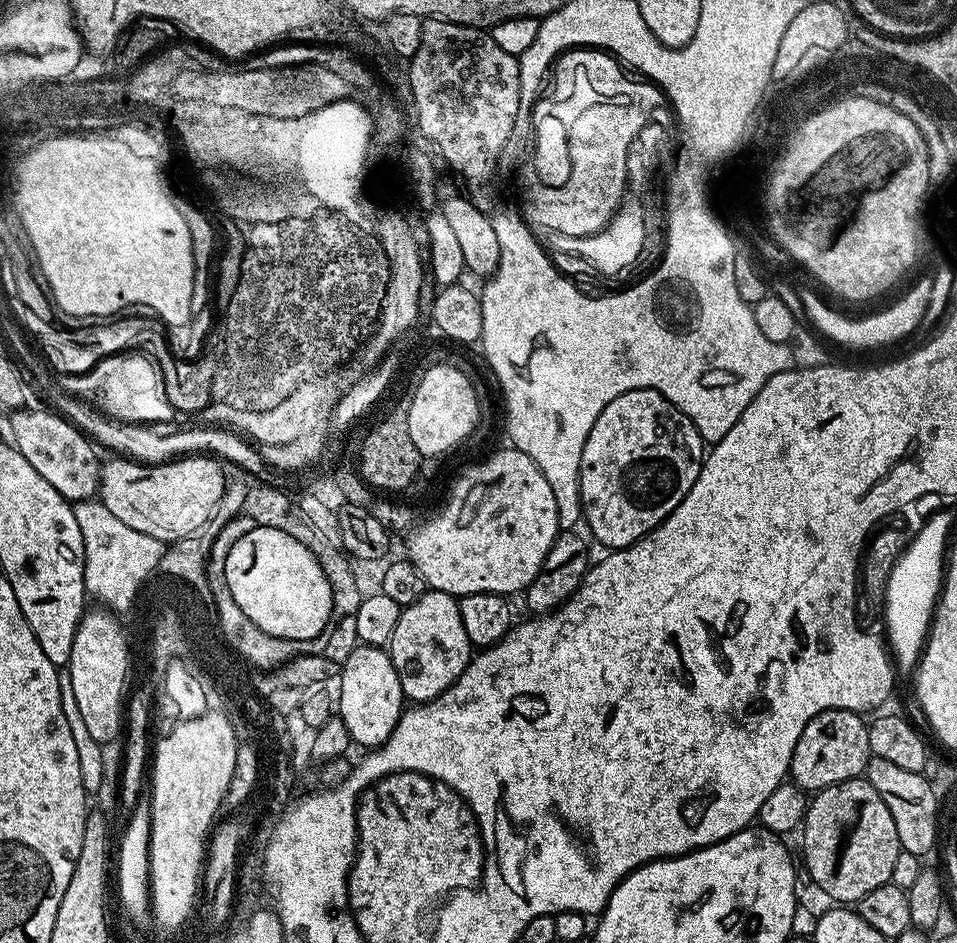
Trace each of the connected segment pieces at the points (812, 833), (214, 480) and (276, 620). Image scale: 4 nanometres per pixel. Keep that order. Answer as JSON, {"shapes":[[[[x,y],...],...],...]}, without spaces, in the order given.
{"shapes":[[[[857,778],[838,782],[829,788],[822,788],[811,797],[804,813],[802,833],[804,832],[804,864],[808,867],[808,876],[840,906],[852,906],[870,890],[889,883],[894,874],[894,861],[902,850],[898,842],[898,829],[894,827],[894,818],[886,810],[886,802],[870,786],[867,778]]],[[[188,454],[163,463],[123,459],[105,459],[100,469],[98,499],[114,518],[165,542],[194,537],[211,521],[226,483],[219,459],[208,454]]],[[[254,526],[242,534],[242,538],[230,546],[225,564],[225,580],[234,602],[242,608],[250,622],[260,628],[268,628],[268,632],[280,632],[280,636],[312,636],[312,632],[320,632],[324,616],[332,616],[331,586],[322,566],[310,548],[280,529]]]]}

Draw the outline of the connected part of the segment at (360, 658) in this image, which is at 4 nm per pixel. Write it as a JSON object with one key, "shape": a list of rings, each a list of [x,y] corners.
{"shape":[[[361,643],[346,658],[346,662],[339,669],[338,681],[340,680],[340,696],[338,692],[338,715],[340,721],[346,726],[349,741],[353,745],[361,744],[364,750],[371,750],[385,744],[394,730],[394,726],[400,721],[400,713],[405,711],[406,701],[402,682],[398,682],[398,670],[394,670],[394,662],[389,658],[383,647]]]}

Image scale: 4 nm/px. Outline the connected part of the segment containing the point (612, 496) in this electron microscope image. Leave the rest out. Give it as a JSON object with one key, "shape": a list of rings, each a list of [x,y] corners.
{"shape":[[[639,388],[638,390],[630,390],[626,394],[618,394],[618,398],[614,398],[614,402],[610,402],[602,410],[602,414],[598,414],[598,418],[594,422],[594,426],[590,430],[590,434],[586,438],[586,446],[582,446],[582,462],[580,463],[580,507],[582,509],[582,520],[592,531],[591,539],[597,540],[600,544],[605,544],[605,549],[615,550],[618,548],[628,548],[631,544],[636,544],[643,536],[654,531],[671,512],[678,506],[678,502],[682,502],[682,498],[686,498],[686,494],[690,490],[690,486],[694,486],[694,482],[700,473],[700,466],[704,463],[706,455],[706,445],[704,439],[698,434],[698,430],[692,424],[690,418],[686,418],[686,414],[682,414],[675,406],[668,401],[662,394],[658,394],[658,390],[650,390],[649,388]]]}

